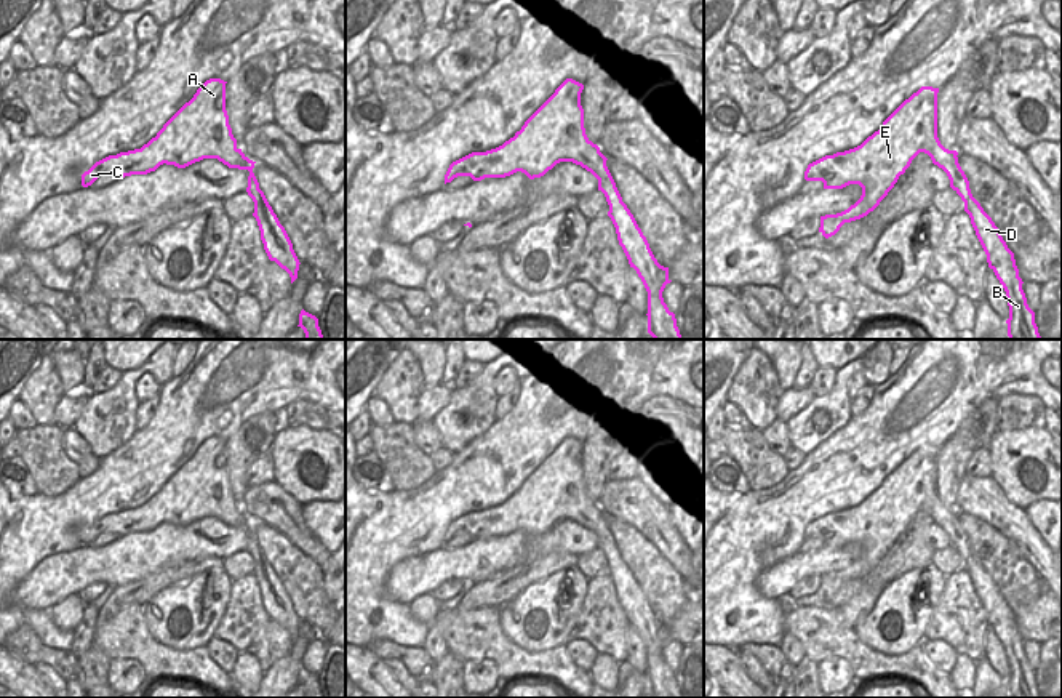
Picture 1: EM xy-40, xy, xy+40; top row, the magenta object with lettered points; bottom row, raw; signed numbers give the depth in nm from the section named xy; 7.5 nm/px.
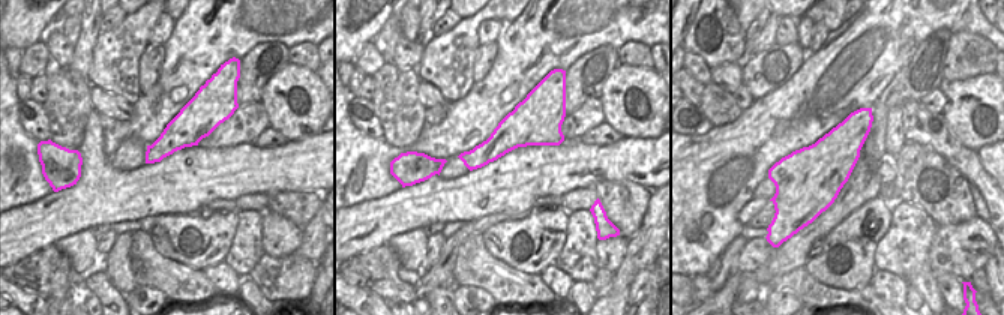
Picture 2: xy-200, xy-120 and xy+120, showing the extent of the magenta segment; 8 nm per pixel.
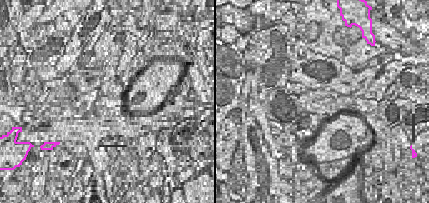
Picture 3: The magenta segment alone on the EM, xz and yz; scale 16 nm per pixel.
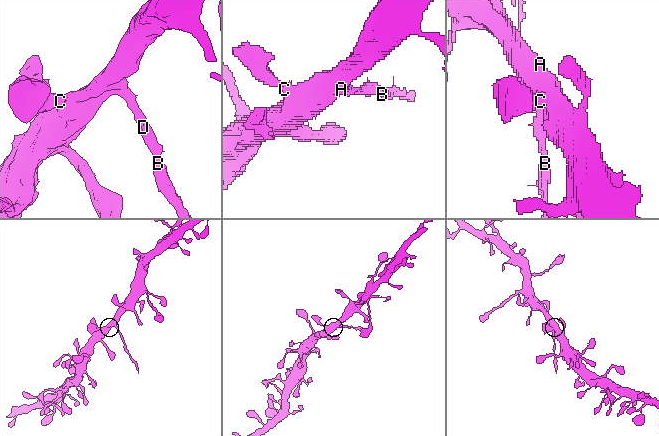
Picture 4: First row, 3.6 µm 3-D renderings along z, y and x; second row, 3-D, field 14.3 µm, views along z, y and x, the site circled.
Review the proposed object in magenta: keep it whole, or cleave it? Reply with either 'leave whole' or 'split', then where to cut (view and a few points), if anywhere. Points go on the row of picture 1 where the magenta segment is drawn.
split; cut in xy along (600, 152), (579, 164)

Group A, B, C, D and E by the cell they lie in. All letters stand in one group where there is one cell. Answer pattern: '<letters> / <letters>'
A C E / B D

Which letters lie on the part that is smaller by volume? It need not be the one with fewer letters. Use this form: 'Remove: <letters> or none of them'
Remove: B, D

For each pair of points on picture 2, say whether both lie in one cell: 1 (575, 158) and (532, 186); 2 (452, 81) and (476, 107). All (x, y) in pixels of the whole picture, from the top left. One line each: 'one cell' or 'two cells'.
1: one cell
2: two cells

